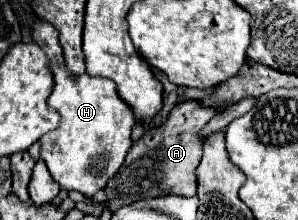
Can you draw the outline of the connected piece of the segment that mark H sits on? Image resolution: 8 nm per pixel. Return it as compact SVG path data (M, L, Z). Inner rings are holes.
M35 18L31 36L49 58L49 68L55 76L55 88L49 96L49 106L61 114L59 128L47 132L39 140L41 160L61 188L79 190L84 194L87 204L97 204L92 200L93 194L101 190L119 170L131 148L131 128L135 124L133 110L121 100L113 80L89 74L73 74L67 70L59 44L59 32L51 24Z

